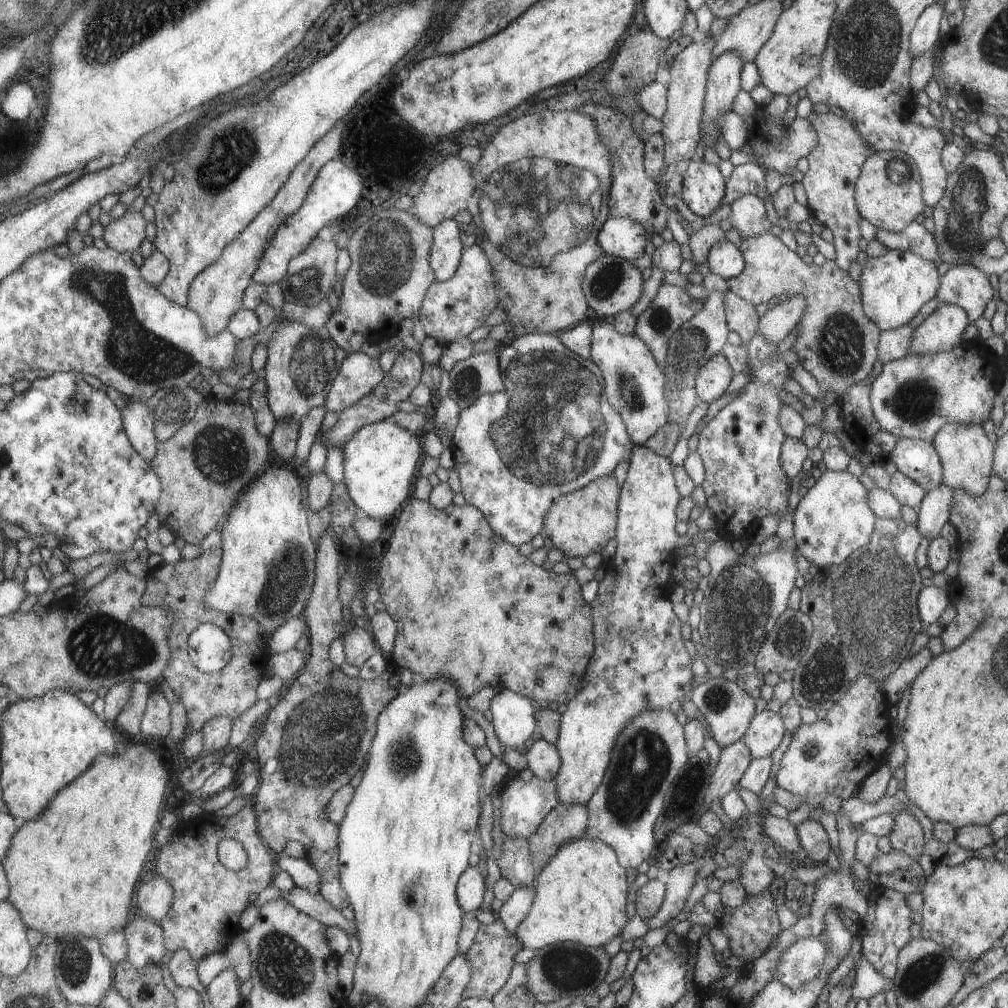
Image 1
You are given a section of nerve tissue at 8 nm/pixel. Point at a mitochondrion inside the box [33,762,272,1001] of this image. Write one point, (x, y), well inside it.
(77, 963)

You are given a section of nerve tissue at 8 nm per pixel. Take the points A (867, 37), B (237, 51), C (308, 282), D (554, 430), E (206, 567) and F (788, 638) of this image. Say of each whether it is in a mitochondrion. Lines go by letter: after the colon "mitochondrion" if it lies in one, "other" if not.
A: mitochondrion
B: other
C: mitochondrion
D: mitochondrion
E: other
F: mitochondrion

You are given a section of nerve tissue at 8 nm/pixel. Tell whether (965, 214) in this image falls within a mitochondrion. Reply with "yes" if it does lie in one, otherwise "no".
yes

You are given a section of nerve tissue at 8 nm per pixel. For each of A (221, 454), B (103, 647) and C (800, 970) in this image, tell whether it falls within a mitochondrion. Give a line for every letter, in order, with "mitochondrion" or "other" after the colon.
A: mitochondrion
B: mitochondrion
C: mitochondrion

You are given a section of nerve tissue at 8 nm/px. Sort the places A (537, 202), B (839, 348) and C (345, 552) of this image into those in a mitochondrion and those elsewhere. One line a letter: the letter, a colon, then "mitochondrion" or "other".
A: mitochondrion
B: mitochondrion
C: other

